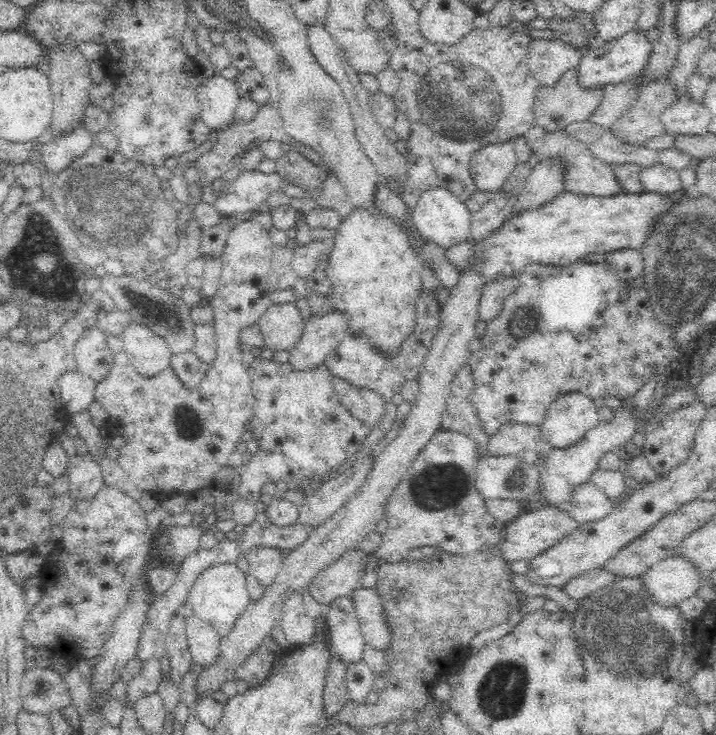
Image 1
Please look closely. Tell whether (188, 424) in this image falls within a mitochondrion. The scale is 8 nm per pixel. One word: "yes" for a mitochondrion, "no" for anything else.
yes

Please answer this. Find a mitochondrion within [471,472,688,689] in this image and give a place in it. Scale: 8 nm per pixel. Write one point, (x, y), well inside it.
(615, 626)

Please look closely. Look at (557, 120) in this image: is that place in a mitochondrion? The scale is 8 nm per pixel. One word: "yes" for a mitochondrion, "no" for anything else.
no

